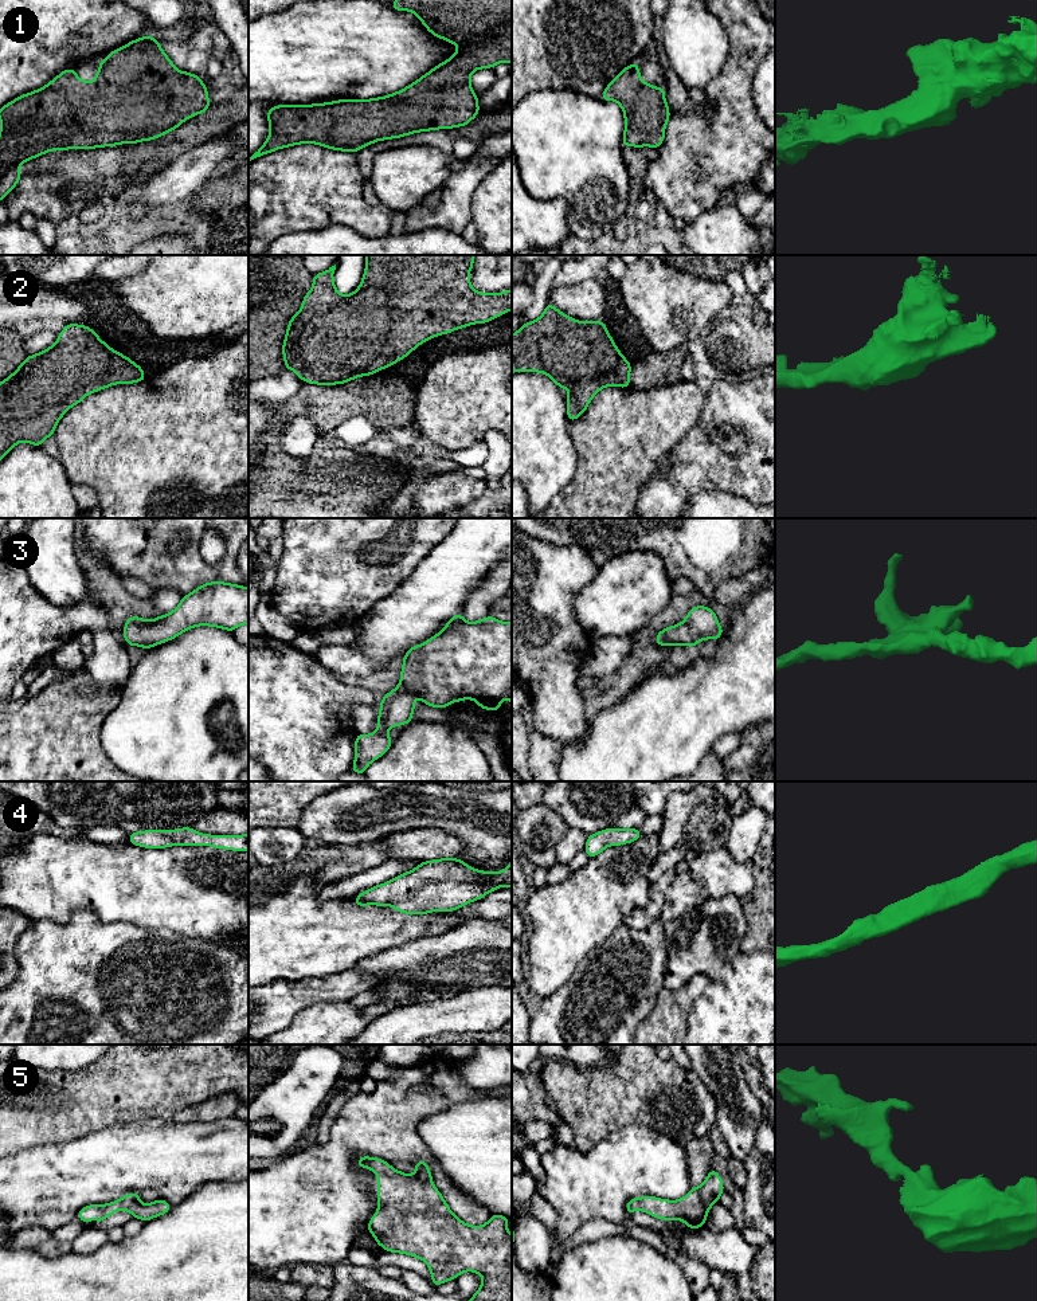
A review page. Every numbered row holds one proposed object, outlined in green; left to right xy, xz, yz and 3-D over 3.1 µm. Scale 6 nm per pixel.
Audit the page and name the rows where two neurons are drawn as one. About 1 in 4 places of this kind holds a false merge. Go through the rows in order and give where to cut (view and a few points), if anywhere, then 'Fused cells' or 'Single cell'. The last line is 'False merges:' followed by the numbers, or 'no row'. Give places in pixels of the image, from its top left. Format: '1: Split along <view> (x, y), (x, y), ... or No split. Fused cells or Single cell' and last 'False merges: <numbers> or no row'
1: No split. Single cell
2: No split. Single cell
3: No split. Single cell
4: No split. Single cell
5: No split. Single cell
False merges: no row

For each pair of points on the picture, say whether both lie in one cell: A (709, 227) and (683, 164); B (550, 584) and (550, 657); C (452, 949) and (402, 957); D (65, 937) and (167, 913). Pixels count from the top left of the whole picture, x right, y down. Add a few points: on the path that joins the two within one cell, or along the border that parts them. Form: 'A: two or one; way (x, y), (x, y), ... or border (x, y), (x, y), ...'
A: two; border (716, 204), (684, 223)
B: one; way (548, 602), (548, 639)
C: one; way (439, 957), (414, 957)
D: two; border (97, 914), (104, 921), (128, 921), (159, 929)

